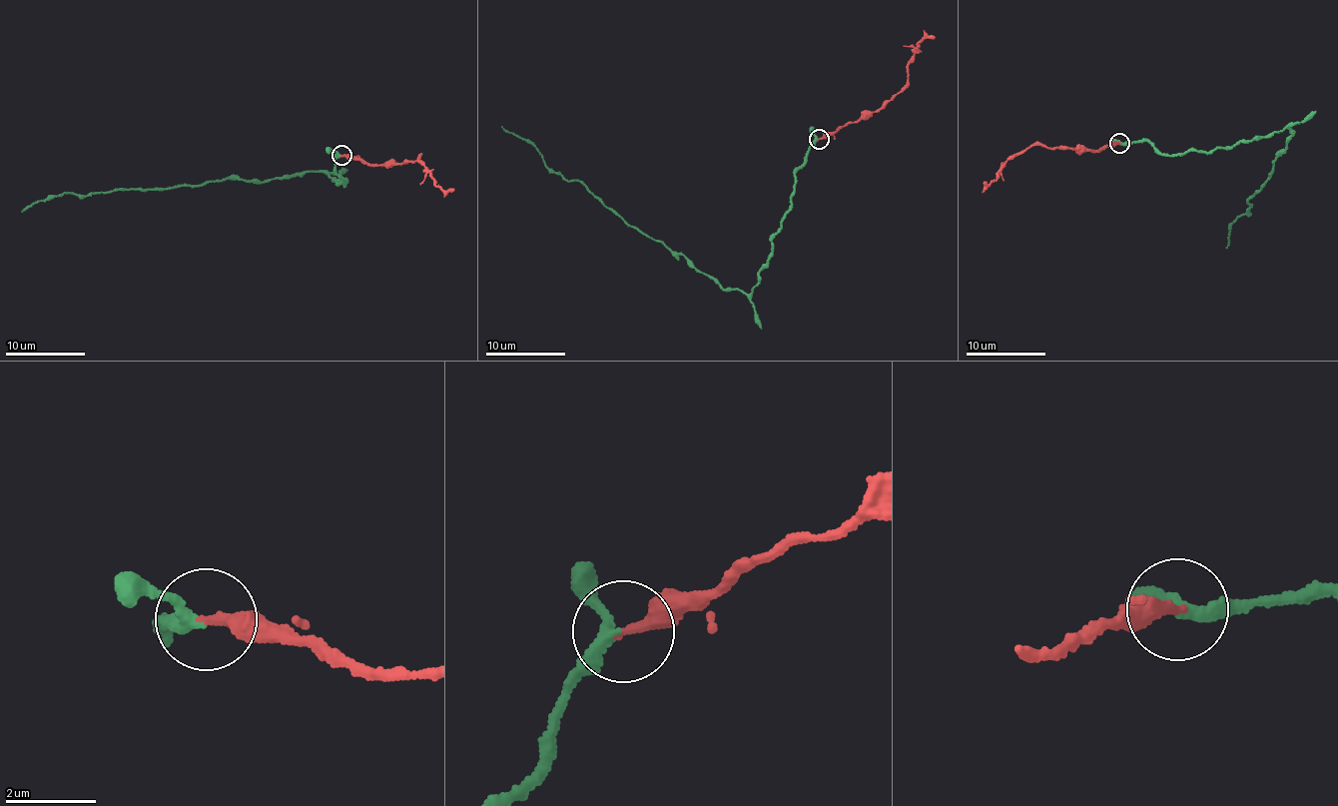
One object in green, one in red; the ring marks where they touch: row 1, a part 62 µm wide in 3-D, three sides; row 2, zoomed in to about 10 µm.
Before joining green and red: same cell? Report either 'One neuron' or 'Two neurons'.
Two neurons

